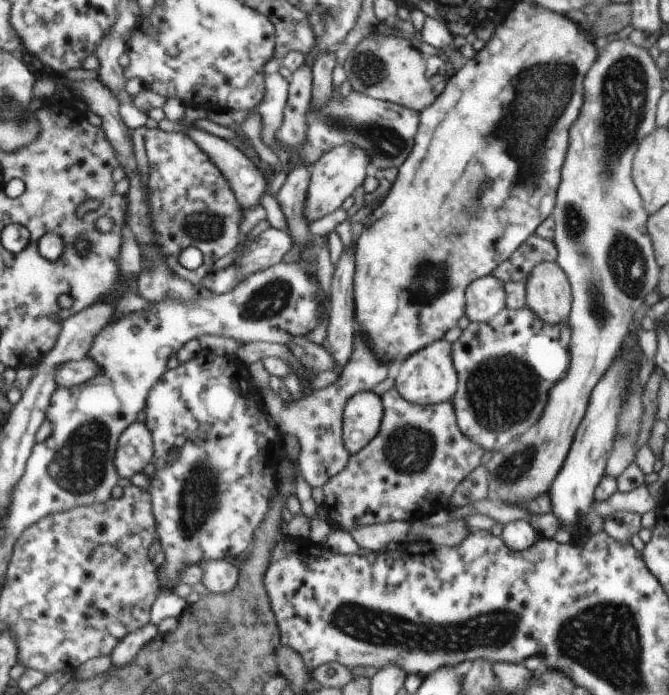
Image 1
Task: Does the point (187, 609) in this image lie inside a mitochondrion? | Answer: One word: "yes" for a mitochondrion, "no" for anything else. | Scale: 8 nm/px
no

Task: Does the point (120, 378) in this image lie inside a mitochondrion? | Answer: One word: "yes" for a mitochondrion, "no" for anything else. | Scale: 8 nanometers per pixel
no

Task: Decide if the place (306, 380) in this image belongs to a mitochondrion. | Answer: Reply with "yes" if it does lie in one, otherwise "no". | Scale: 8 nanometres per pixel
no

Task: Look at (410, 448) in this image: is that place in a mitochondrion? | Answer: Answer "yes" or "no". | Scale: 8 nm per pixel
yes

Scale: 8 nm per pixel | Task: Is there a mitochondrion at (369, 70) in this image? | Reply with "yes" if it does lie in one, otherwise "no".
yes

